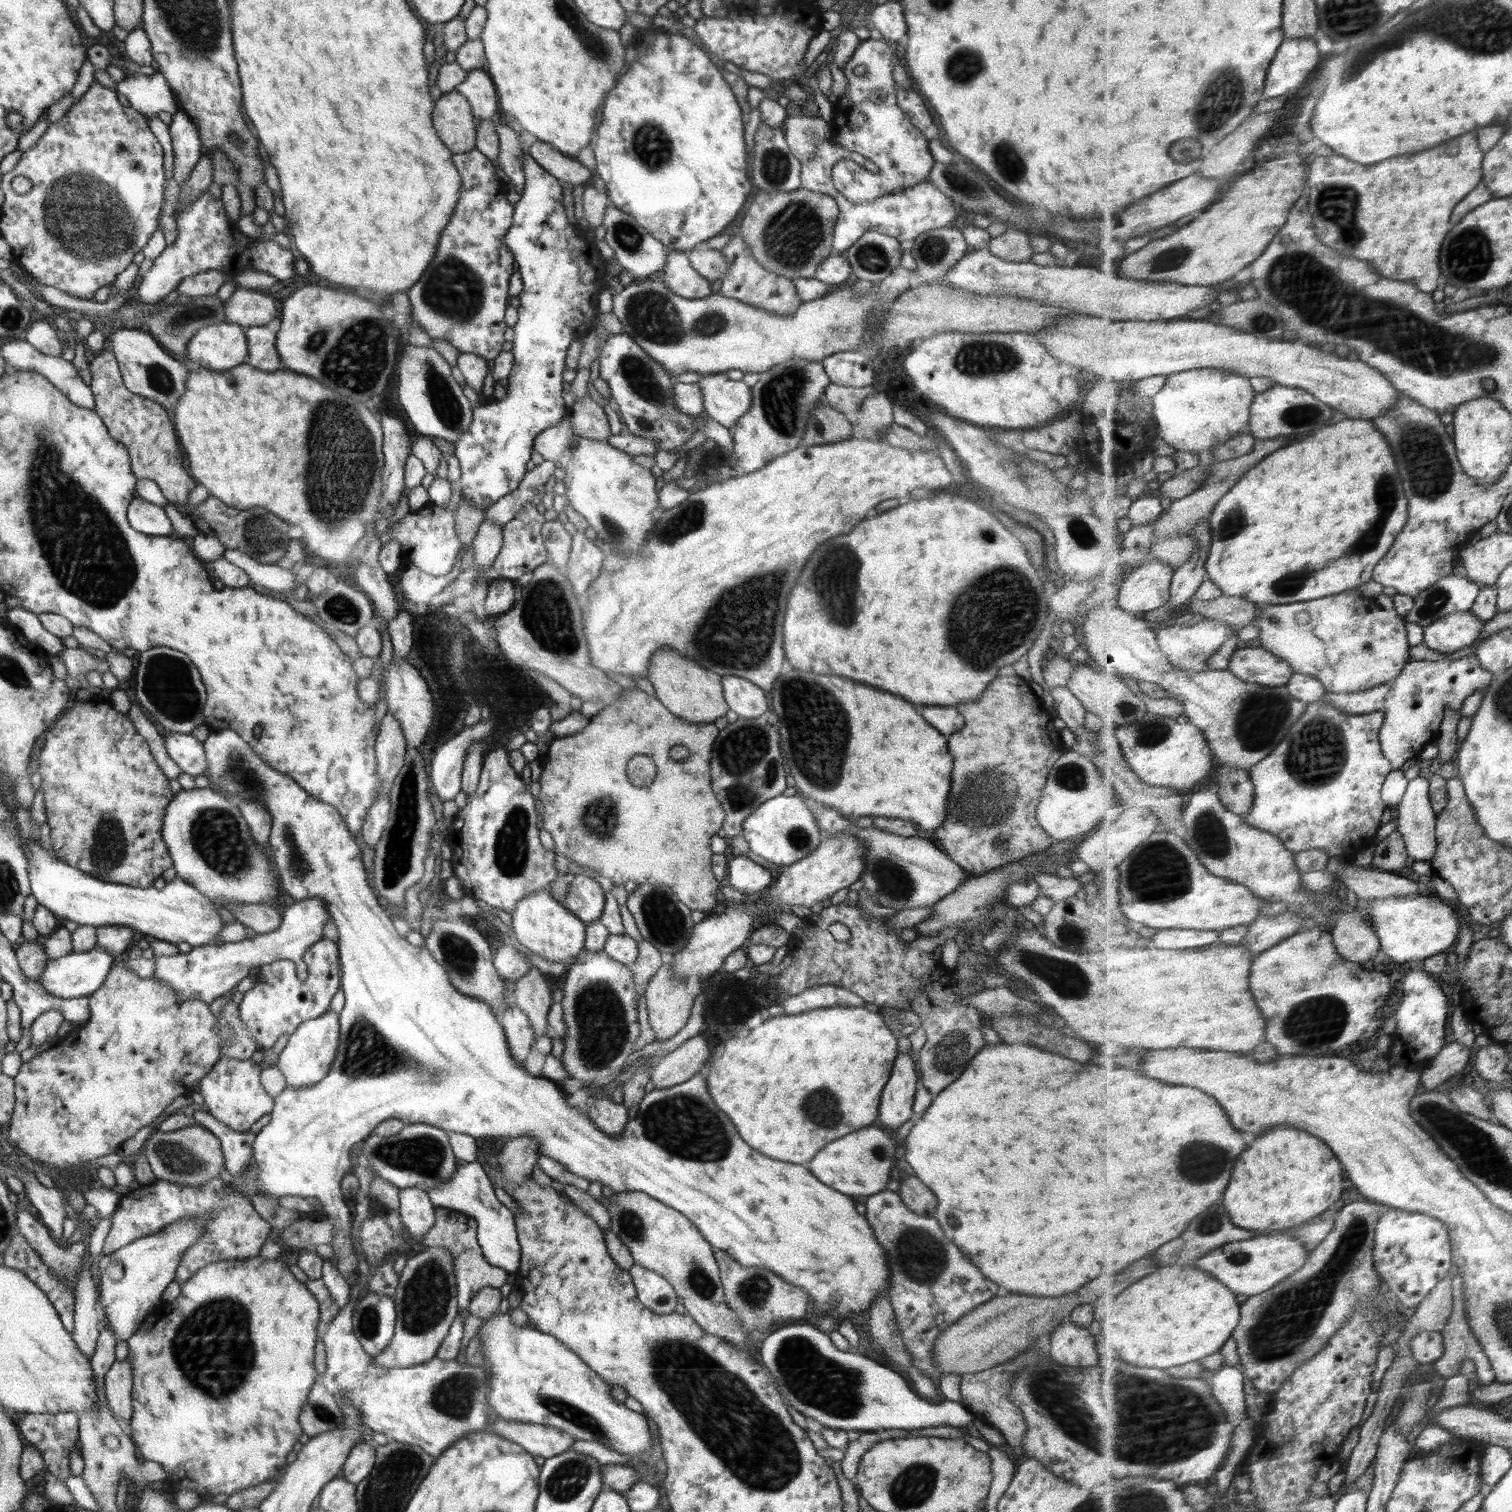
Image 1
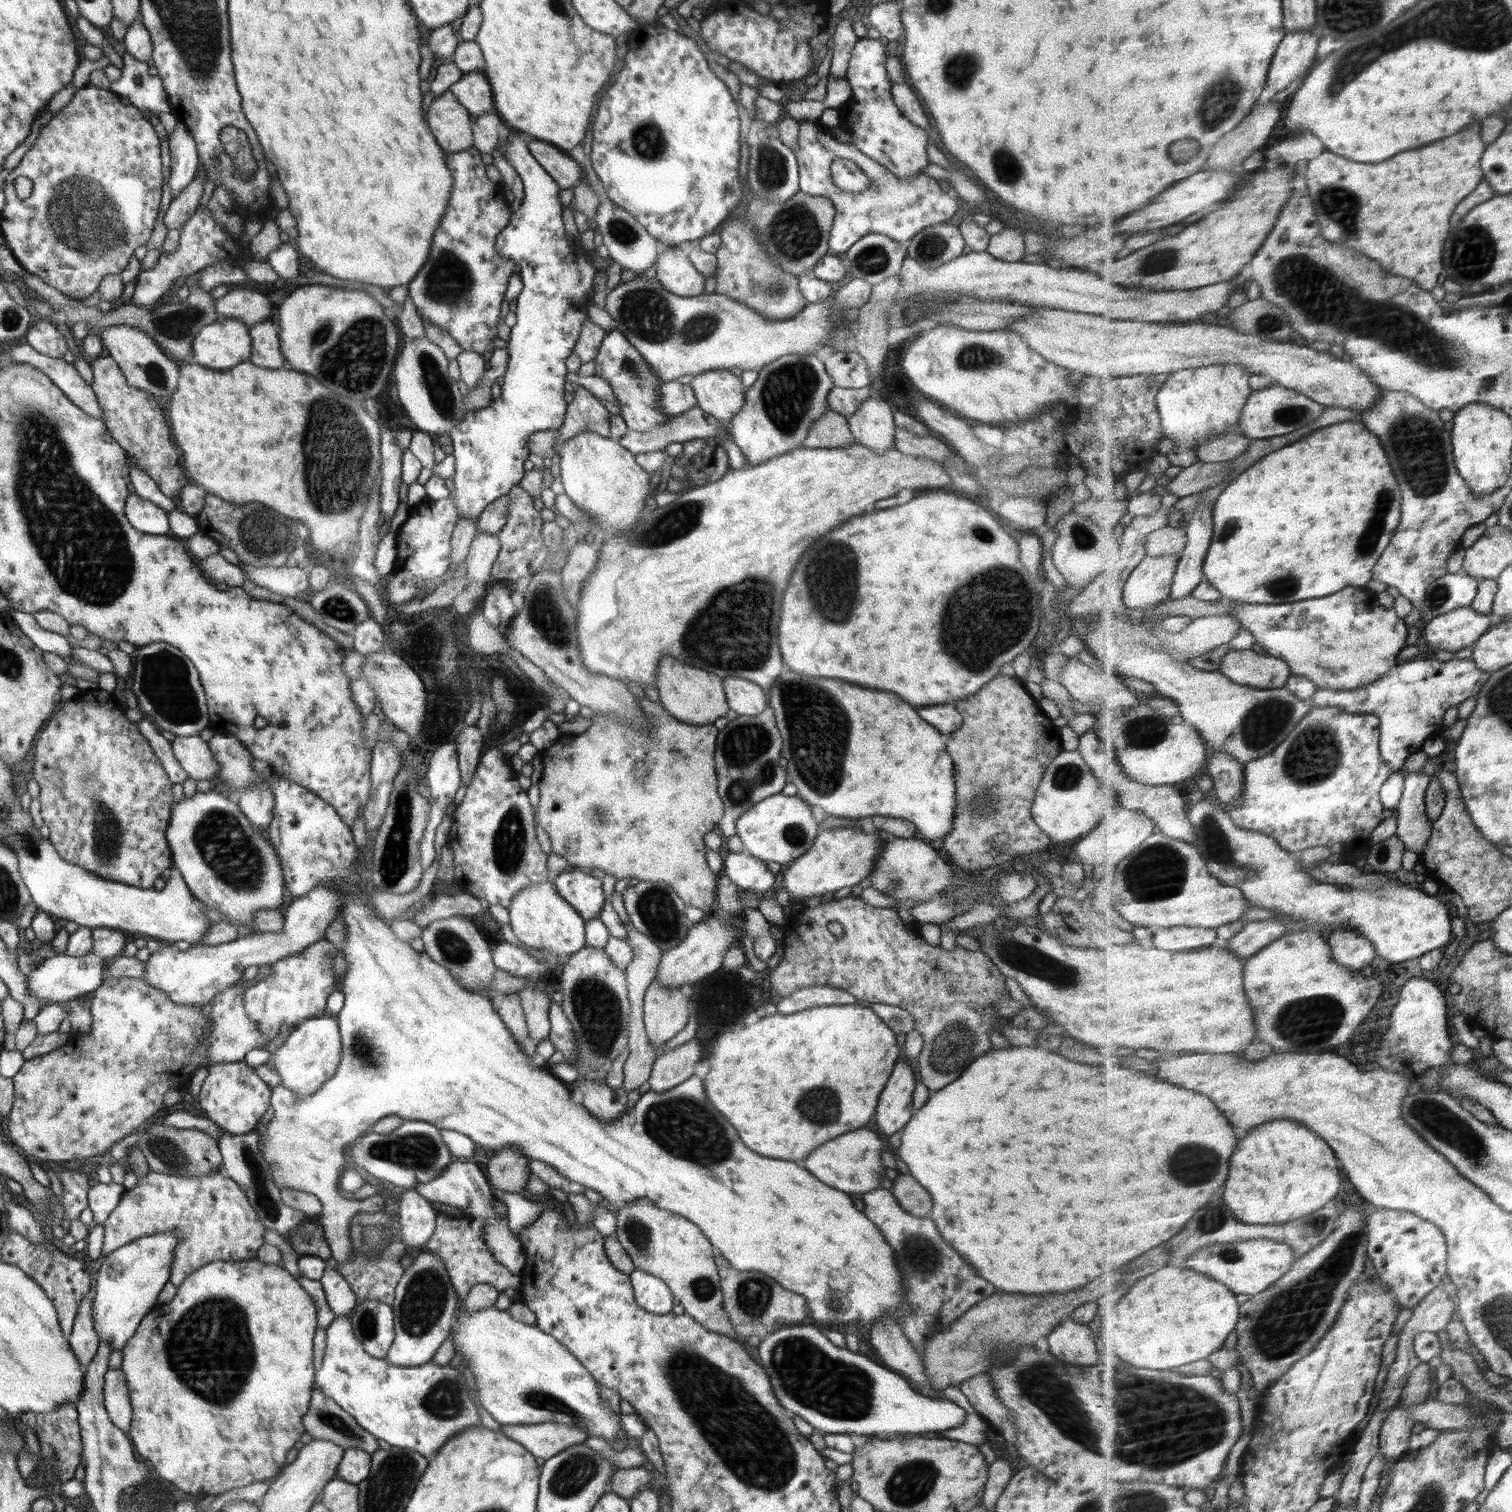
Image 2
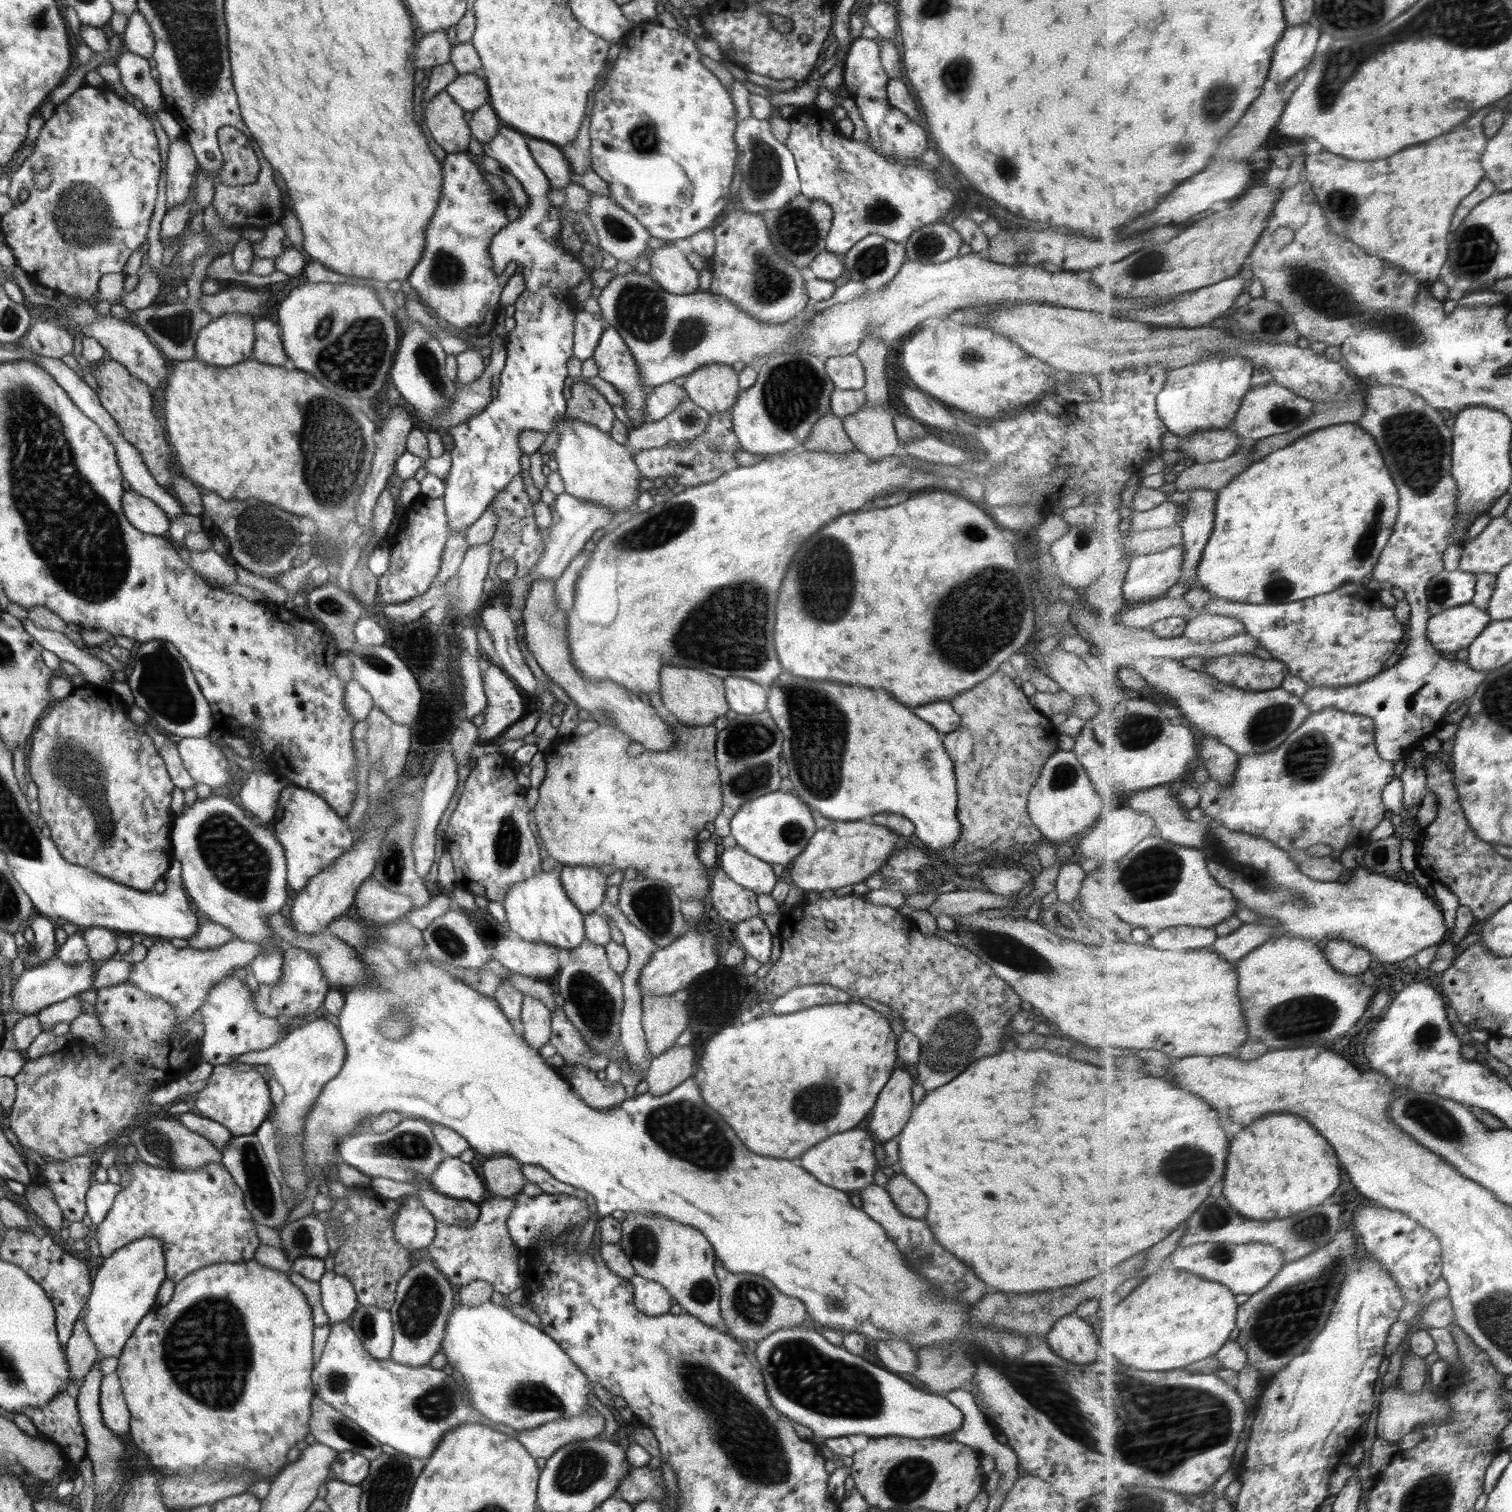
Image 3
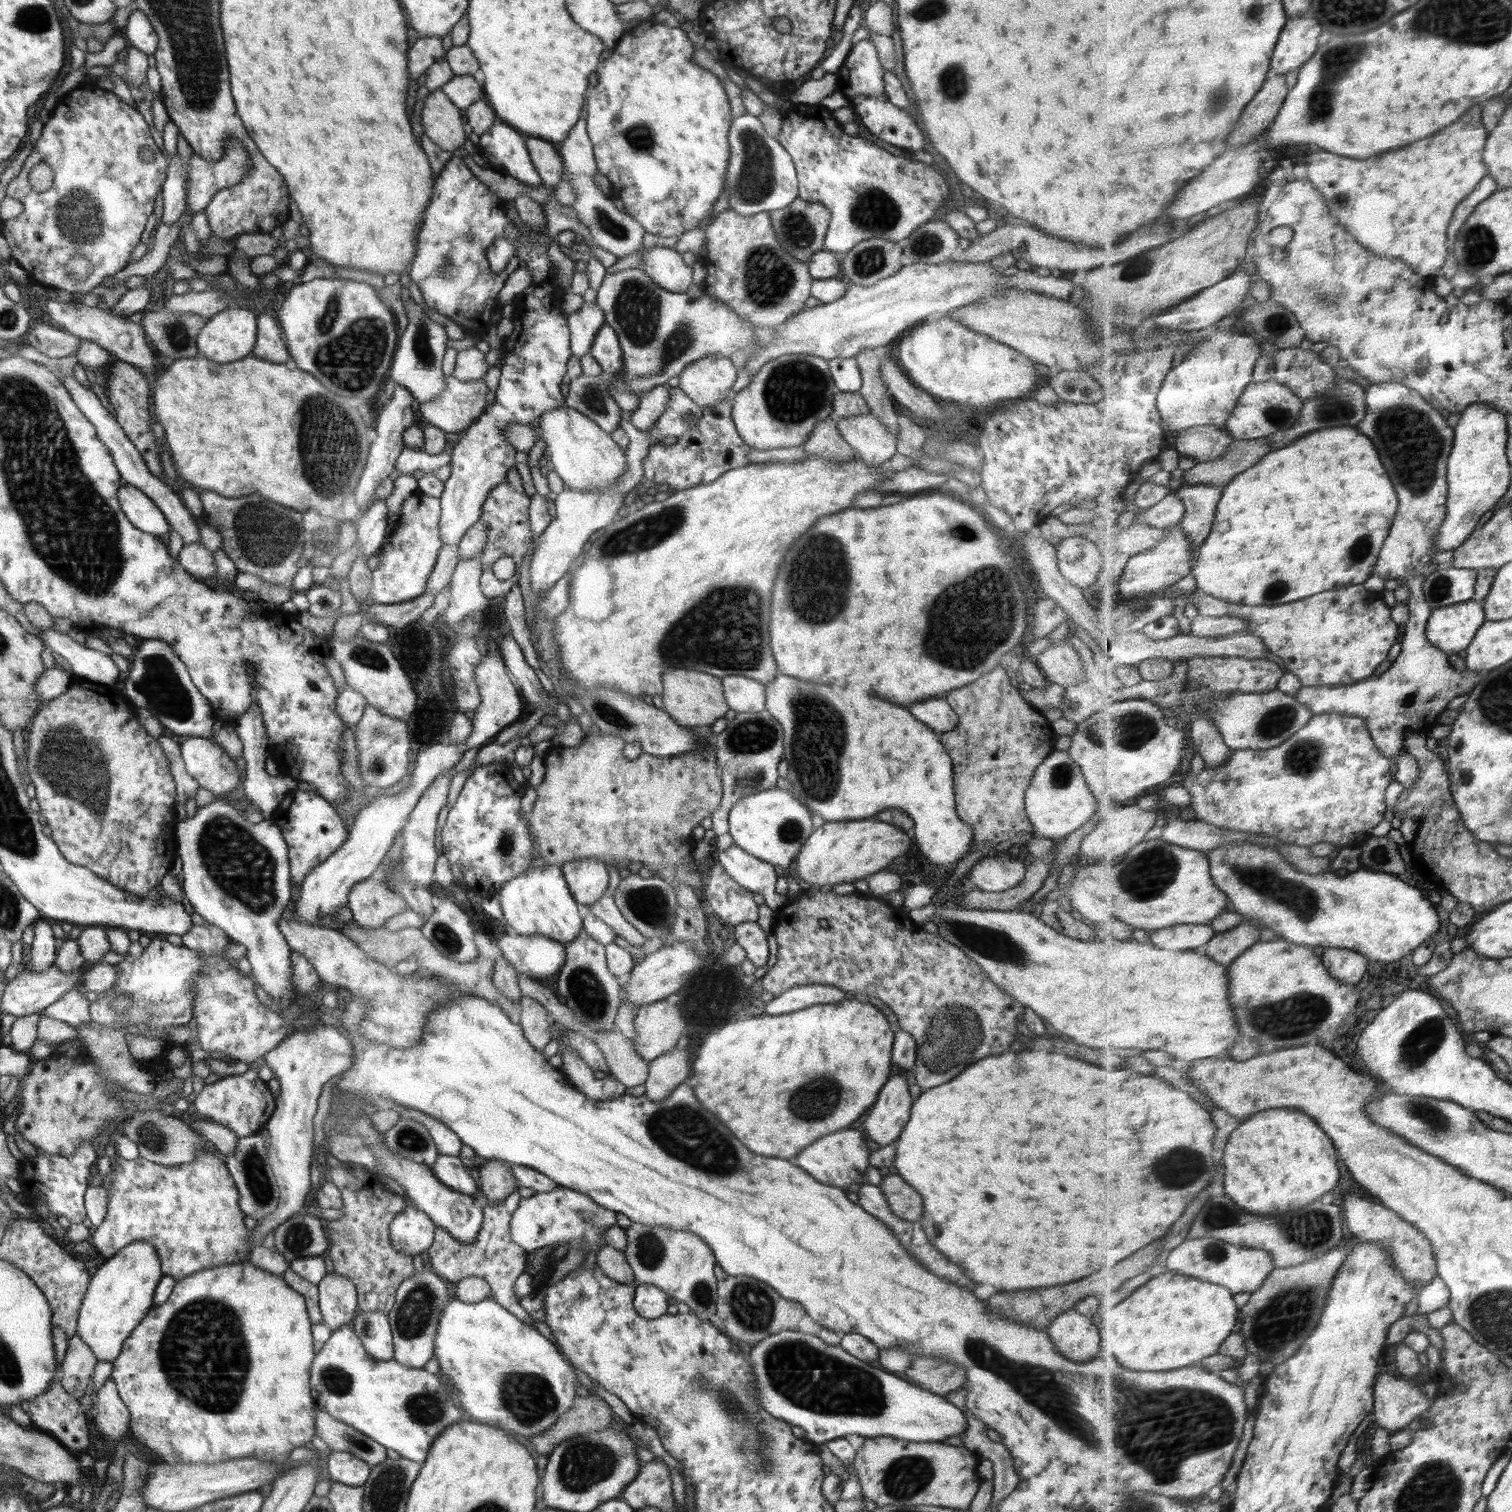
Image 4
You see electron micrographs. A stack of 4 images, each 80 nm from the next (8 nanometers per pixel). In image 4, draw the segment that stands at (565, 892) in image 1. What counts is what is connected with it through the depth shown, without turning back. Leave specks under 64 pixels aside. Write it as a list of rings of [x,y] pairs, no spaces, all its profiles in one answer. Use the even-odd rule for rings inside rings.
[[[573,860],[563,864],[561,869],[578,905],[588,908],[605,894],[609,885],[609,874],[606,864],[601,860]]]

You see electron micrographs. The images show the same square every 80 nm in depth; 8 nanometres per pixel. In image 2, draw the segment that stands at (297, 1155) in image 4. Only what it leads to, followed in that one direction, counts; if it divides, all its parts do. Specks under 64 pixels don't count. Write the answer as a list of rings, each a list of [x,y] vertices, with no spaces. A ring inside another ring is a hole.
[[[325,1016],[305,1020],[291,1030],[286,1042],[271,1048],[253,1049],[243,1061],[253,1069],[268,1064],[280,1076],[281,1084],[301,1099],[320,1090],[322,1084],[336,1074],[341,1060],[342,1042],[338,1021],[332,1016]]]

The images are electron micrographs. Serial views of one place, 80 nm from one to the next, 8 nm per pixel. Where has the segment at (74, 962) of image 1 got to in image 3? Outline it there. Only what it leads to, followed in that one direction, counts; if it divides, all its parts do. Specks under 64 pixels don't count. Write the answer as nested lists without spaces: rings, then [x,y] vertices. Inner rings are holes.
[[[54,956],[50,960],[38,962],[38,966],[26,969],[18,976],[16,984],[13,985],[11,996],[15,1010],[26,1016],[36,1015],[51,1004],[77,996],[80,992],[92,990],[94,975],[94,962],[90,958],[79,963],[67,963]]]

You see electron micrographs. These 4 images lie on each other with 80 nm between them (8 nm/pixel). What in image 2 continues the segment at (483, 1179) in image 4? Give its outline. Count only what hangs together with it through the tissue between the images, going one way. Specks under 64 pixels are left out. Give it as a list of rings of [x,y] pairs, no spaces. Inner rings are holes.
[[[514,1145],[496,1152],[484,1167],[495,1192],[521,1193],[530,1179],[529,1161]]]

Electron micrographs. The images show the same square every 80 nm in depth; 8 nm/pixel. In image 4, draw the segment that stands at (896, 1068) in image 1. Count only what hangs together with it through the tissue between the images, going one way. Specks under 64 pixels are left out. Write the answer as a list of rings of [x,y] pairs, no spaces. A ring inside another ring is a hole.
[[[904,1076],[890,1077],[864,1120],[866,1134],[880,1147],[894,1143],[910,1118],[913,1102],[908,1088]]]

